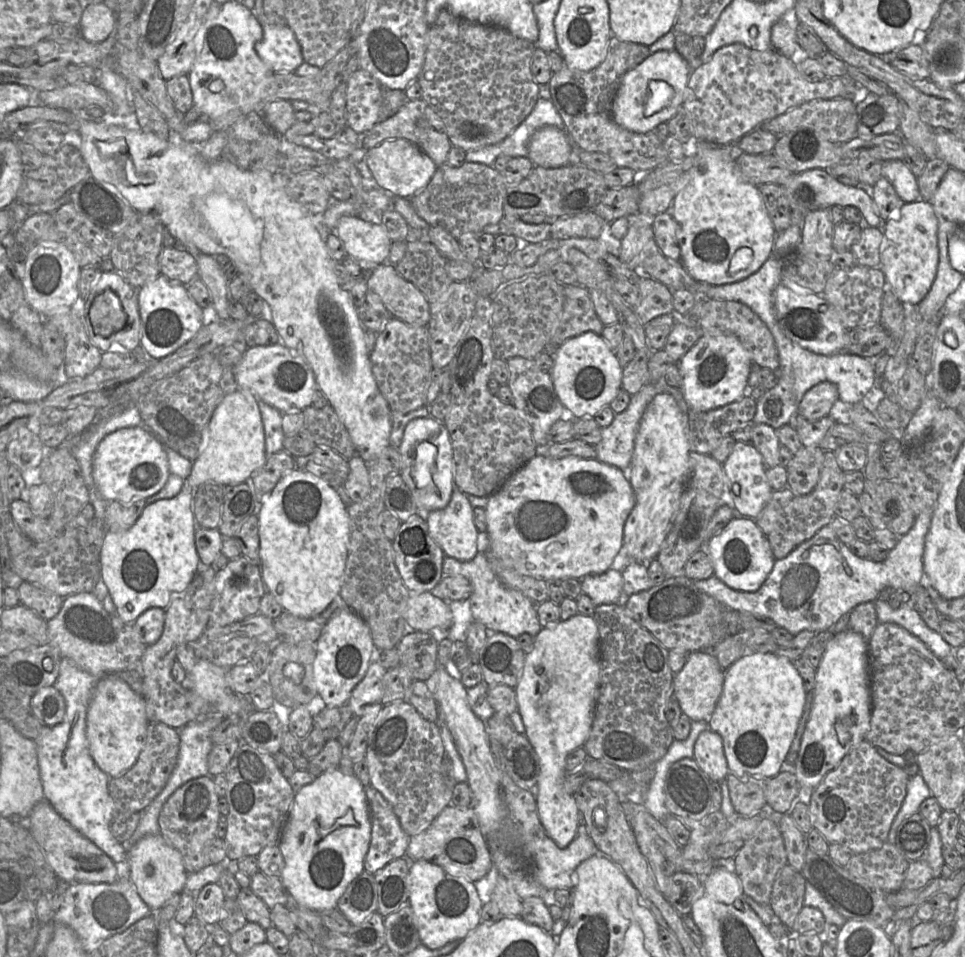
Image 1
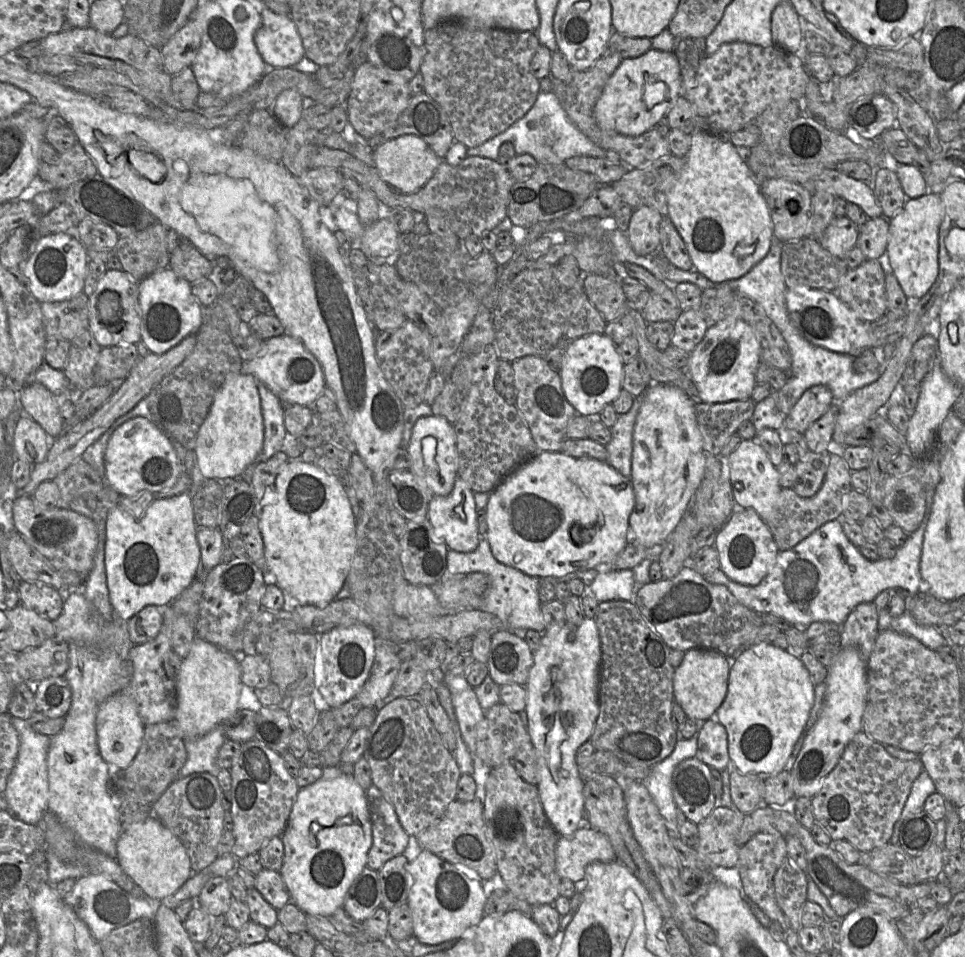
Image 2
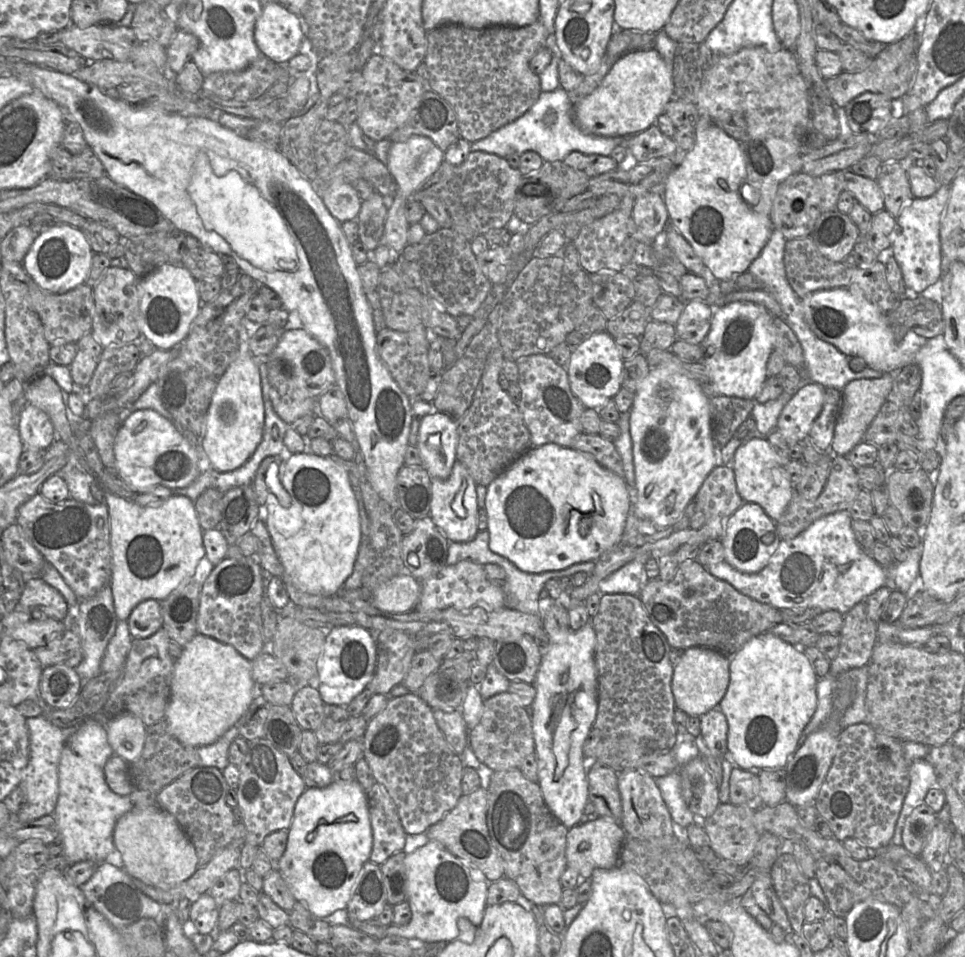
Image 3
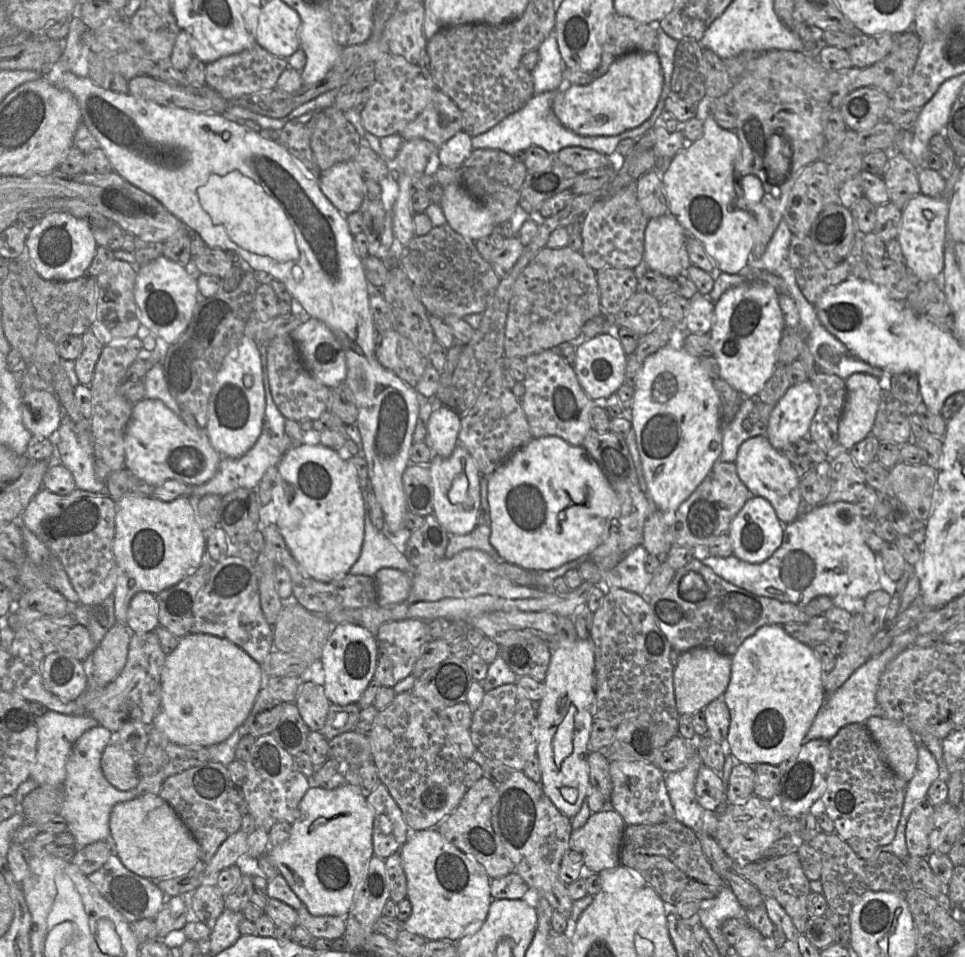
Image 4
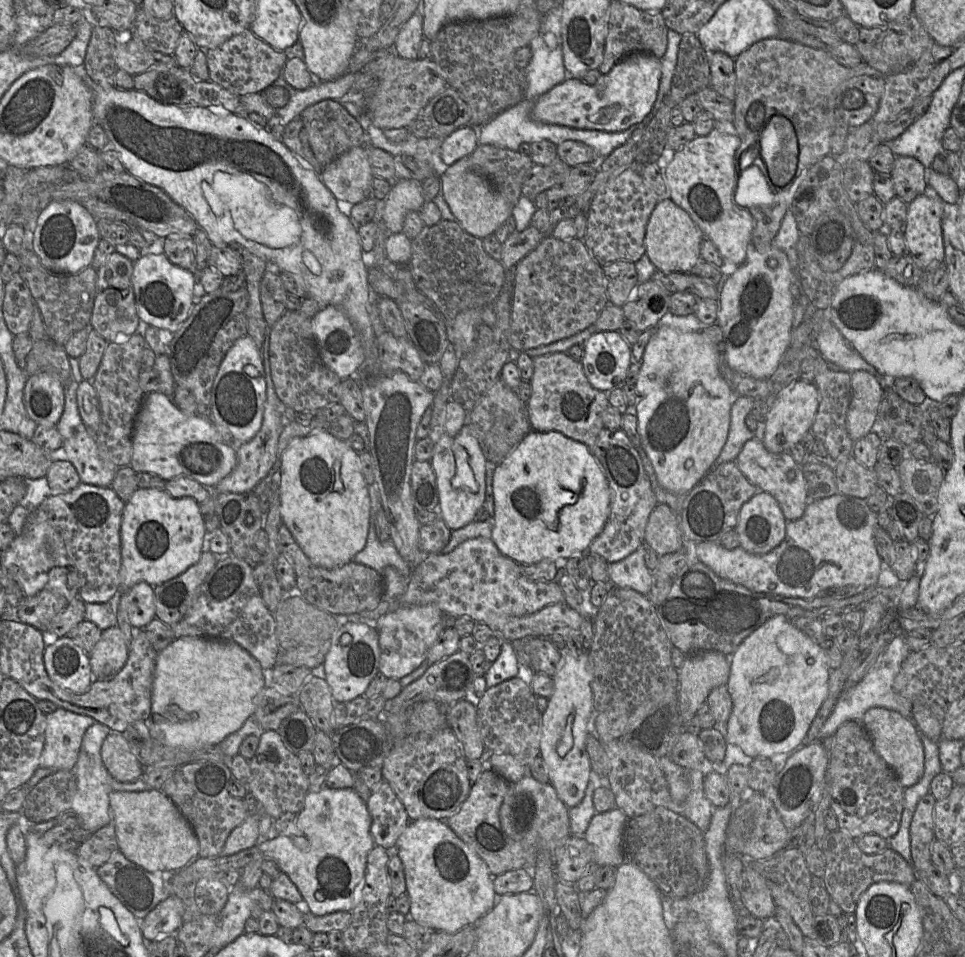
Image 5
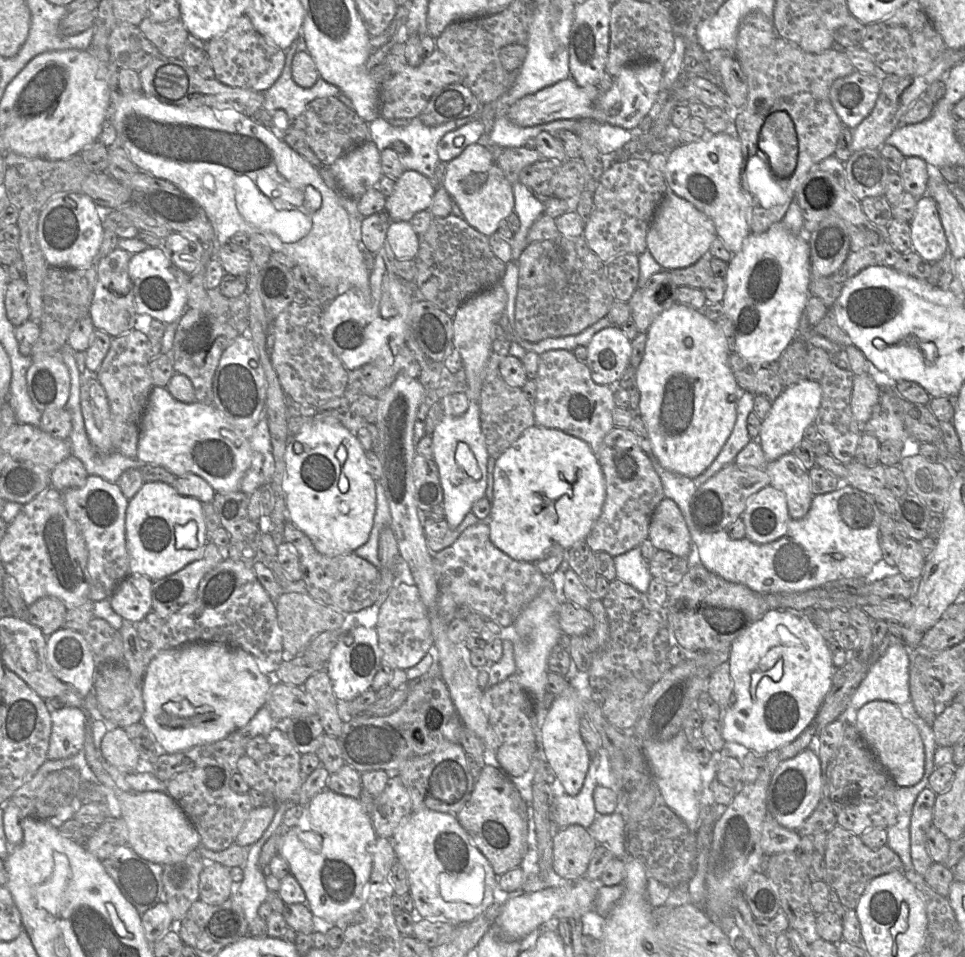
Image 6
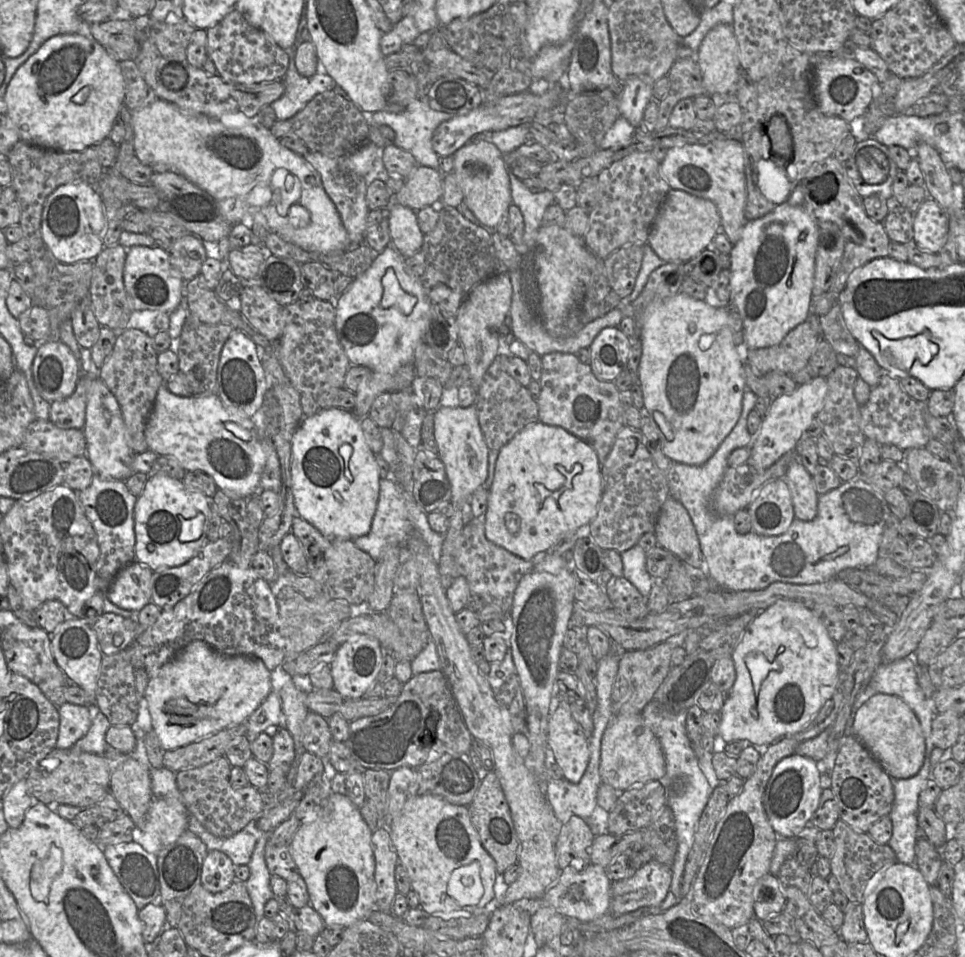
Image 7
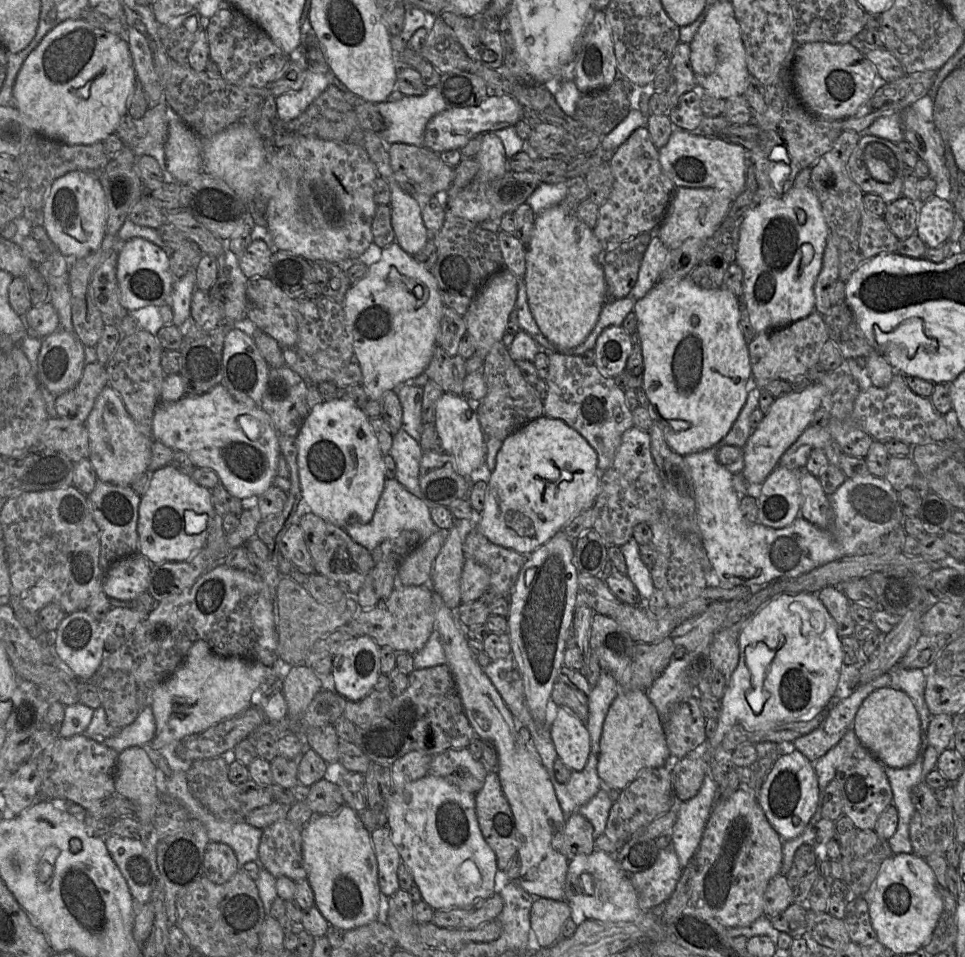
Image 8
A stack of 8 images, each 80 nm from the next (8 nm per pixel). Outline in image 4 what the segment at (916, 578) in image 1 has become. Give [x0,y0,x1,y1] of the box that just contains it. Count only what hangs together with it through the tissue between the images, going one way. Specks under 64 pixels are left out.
[694,501,881,606]

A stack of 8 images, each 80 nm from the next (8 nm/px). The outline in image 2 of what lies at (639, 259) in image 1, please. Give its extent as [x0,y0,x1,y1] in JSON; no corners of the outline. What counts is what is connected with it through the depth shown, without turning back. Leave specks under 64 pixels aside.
[627,206,662,254]

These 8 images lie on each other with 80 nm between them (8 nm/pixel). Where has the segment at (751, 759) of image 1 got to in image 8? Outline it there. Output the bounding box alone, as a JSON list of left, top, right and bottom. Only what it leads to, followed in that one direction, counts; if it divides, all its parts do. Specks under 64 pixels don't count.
[672,593,843,801]

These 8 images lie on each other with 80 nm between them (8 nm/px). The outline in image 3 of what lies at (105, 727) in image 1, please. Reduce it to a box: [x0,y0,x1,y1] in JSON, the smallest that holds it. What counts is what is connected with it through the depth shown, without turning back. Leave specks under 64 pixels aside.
[106,713,146,763]

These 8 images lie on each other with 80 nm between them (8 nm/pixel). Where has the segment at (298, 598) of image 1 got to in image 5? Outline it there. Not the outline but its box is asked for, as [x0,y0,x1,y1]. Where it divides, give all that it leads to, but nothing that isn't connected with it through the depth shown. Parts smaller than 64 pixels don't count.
[280,431,371,568]

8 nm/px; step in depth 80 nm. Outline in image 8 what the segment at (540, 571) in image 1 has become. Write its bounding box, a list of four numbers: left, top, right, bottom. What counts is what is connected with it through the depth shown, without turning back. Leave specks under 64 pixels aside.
[476,415,599,556]

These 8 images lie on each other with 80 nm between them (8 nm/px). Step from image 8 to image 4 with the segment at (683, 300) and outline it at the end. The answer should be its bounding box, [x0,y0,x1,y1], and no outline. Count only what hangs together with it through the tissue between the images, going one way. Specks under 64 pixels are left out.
[631,344,721,511]

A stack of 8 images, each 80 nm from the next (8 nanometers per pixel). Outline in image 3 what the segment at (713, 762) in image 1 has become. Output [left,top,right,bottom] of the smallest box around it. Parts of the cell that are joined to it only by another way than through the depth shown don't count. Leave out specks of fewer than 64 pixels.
[696,707,728,759]

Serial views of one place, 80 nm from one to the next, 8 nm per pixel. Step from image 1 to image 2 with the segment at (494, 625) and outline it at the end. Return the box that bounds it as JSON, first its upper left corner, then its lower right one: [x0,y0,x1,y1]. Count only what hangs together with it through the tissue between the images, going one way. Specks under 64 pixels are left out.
[446,537,546,639]

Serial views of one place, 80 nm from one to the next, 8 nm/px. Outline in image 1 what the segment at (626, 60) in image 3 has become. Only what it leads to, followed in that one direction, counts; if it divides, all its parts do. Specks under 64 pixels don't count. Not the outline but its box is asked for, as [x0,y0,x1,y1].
[611,49,692,133]

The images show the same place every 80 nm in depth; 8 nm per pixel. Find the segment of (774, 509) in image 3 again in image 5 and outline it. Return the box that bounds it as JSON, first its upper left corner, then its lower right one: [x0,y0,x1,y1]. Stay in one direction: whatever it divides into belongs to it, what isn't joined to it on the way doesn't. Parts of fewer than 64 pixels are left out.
[735,438,808,521]

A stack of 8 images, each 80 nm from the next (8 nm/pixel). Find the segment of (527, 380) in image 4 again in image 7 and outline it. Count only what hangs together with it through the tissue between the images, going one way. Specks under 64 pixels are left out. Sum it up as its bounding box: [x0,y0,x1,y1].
[537,352,624,465]

